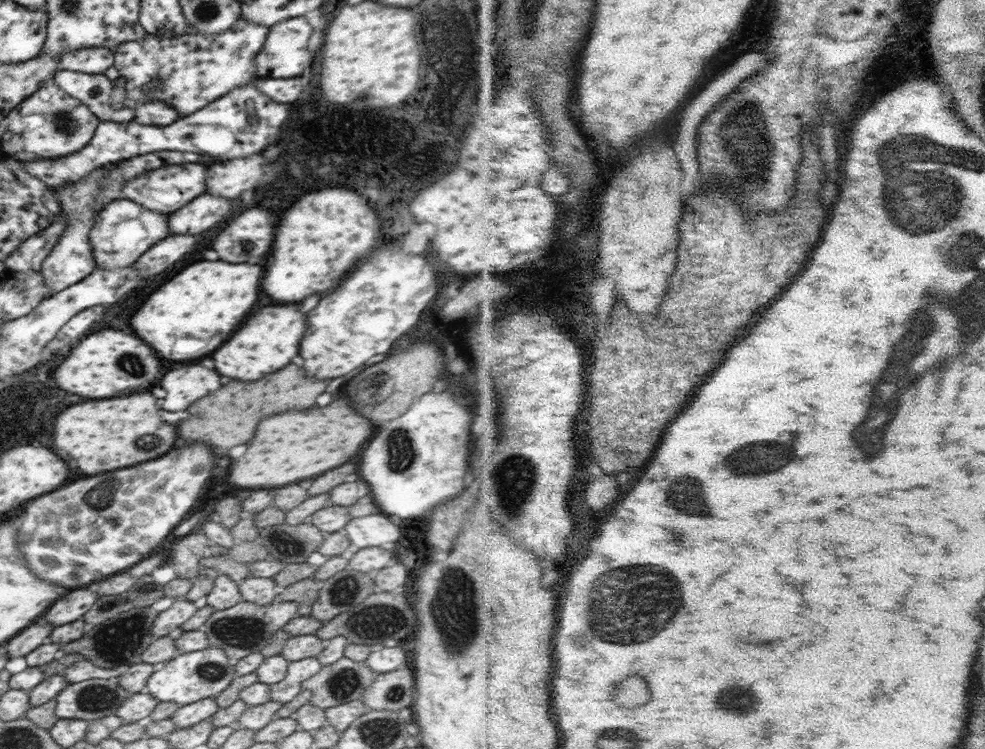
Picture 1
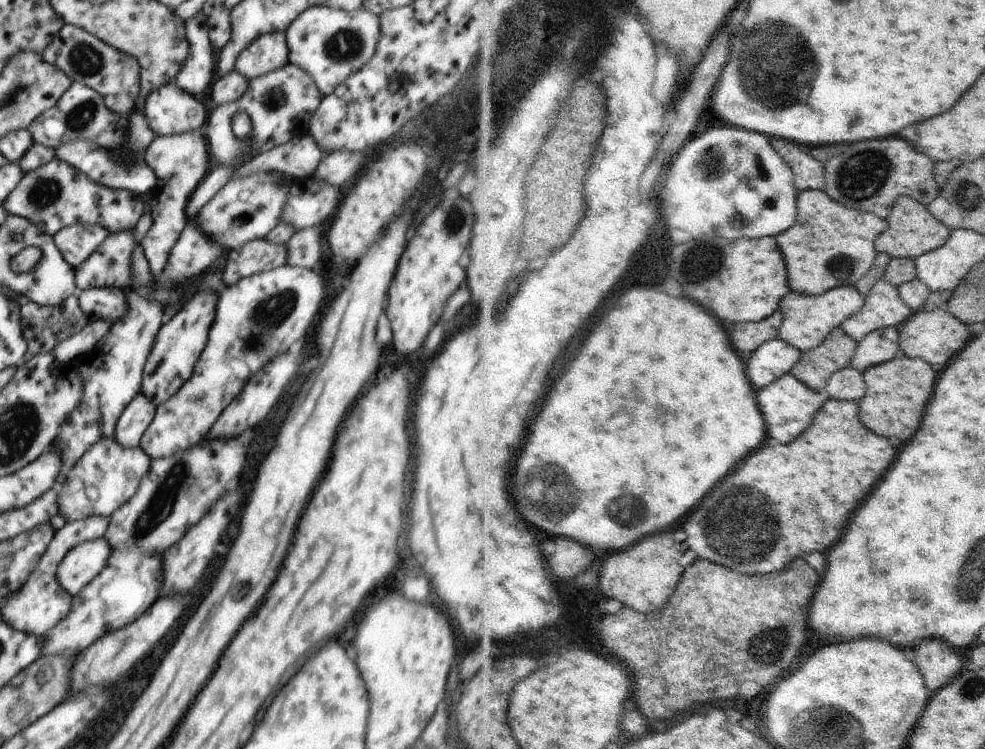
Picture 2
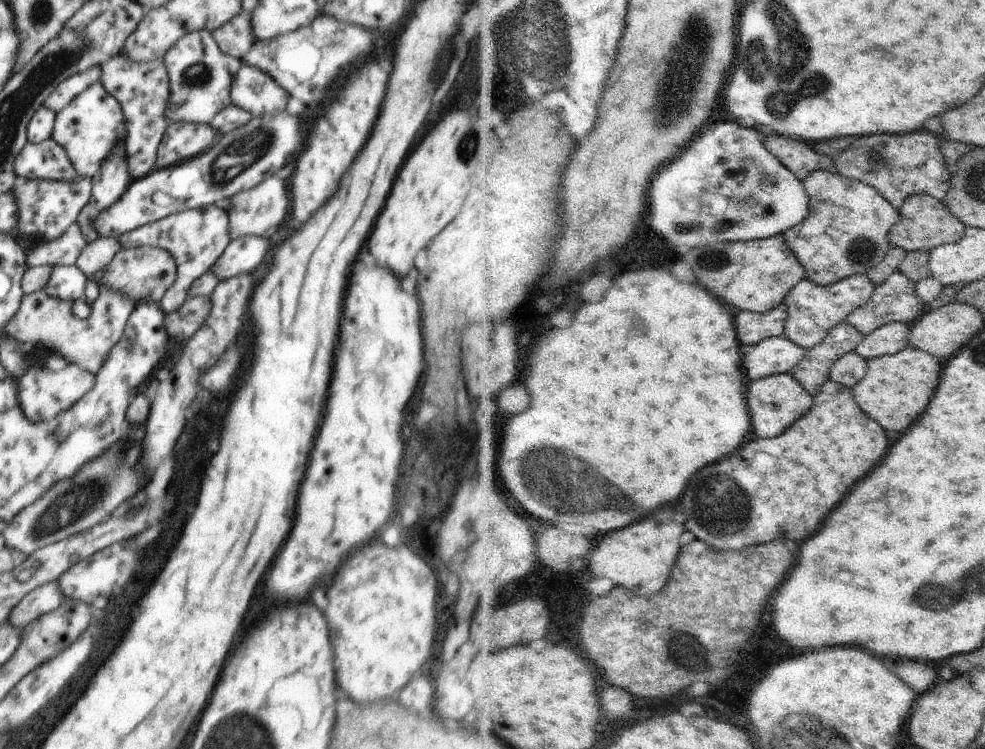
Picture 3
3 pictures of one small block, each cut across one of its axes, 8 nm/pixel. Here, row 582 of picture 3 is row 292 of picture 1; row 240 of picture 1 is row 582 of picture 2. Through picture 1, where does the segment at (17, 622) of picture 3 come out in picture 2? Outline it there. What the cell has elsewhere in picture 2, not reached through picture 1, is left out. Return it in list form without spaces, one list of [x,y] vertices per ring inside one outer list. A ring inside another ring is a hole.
[[[104,539],[100,546],[93,542],[79,544],[70,549],[56,566],[56,580],[70,596],[76,596],[105,567],[112,554],[109,543]]]

